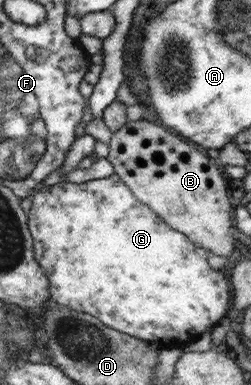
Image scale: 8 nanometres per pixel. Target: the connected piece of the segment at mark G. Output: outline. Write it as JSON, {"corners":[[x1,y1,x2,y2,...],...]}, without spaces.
{"corners":[[111,175,109,178,93,179,86,183,68,183,61,181,58,184,48,186,43,190,36,192,33,196,32,208,29,213,29,227,30,232,34,237,35,243,35,257,38,265,44,269,44,273,48,273,46,277,51,281,51,297,53,302,64,305,94,316,96,319,103,321,111,329,116,329,121,333,128,333,132,337,150,341,152,343,159,343,164,345,186,345,193,341,208,329,214,327,214,321,220,321,224,315,228,313,232,305,232,283,228,283,228,275,224,275,227,269,214,270,208,265,208,257,212,252,208,252,200,245,196,245,186,234,170,228,154,210,148,208,146,204,142,204,130,186,125,184,125,181,118,175]]}

